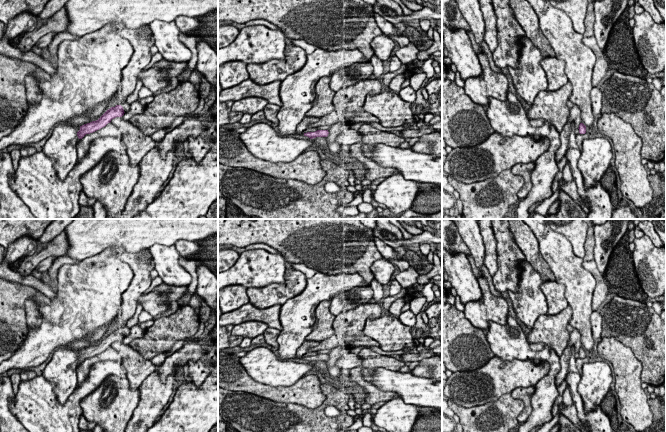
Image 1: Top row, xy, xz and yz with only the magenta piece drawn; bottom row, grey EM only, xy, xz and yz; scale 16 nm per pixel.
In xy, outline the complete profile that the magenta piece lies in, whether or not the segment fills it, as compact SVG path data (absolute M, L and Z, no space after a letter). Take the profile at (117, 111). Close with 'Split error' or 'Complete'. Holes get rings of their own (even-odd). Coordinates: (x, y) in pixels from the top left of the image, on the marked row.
M116 105L108 109L98 120L78 128L60 123L52 129L52 134L43 146L42 152L48 158L55 160L53 168L59 179L65 180L78 162L78 140L82 139L86 134L105 127L112 119L122 117L124 113L123 107Z. Split error

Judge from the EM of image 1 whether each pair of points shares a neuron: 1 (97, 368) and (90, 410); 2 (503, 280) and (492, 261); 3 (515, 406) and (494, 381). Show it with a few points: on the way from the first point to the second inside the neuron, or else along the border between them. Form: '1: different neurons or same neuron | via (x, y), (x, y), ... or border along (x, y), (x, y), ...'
1: different neurons | border along (111, 375), (81, 401), (82, 411)
2: different neurons | border along (497, 246), (497, 270), (492, 277)
3: different neurons | border along (510, 392), (502, 394), (496, 400), (483, 404)

